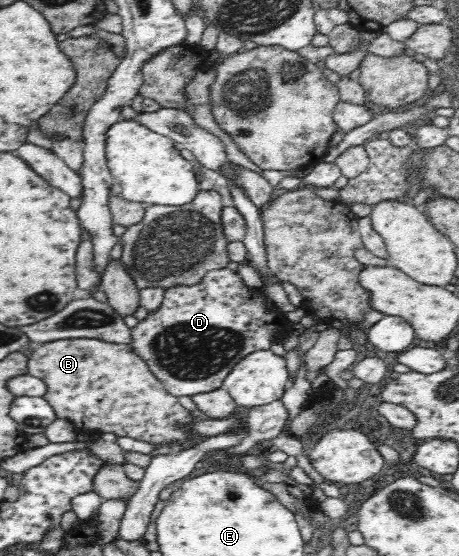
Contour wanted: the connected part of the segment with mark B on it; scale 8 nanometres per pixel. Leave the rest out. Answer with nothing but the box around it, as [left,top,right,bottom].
[28,338,199,444]

